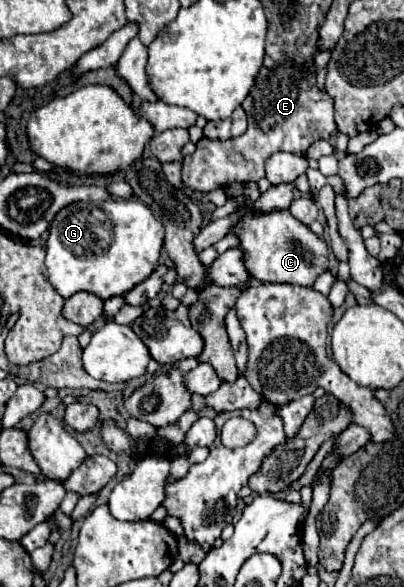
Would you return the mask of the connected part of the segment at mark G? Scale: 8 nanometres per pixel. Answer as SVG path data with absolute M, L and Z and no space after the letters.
M135 197L101 201L101 203L71 203L69 207L61 209L55 215L49 227L49 237L45 247L47 279L63 297L71 297L79 291L93 293L103 301L121 295L125 291L131 291L137 283L145 281L155 271L163 247L163 233L165 233L163 225L153 217L149 207Z

